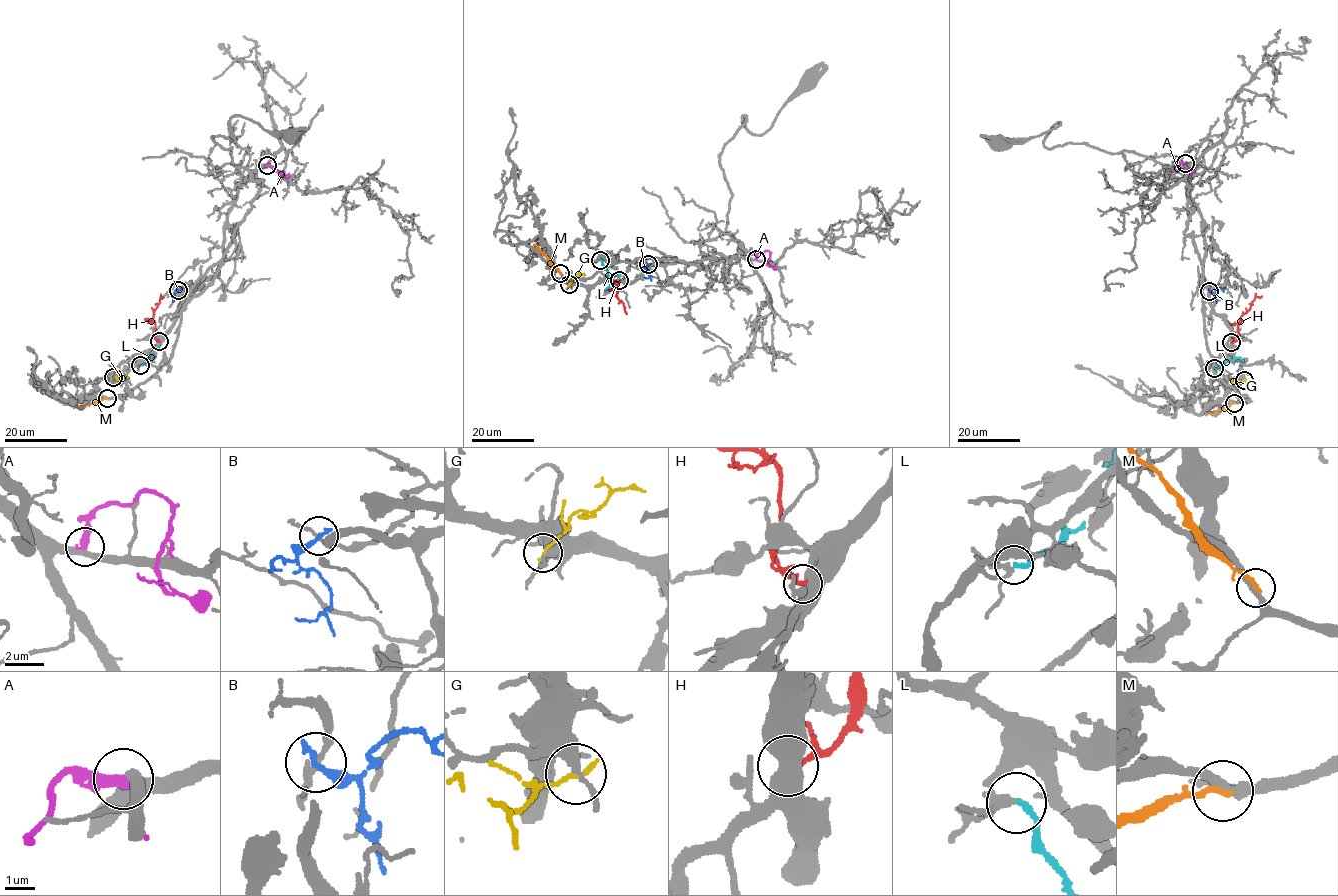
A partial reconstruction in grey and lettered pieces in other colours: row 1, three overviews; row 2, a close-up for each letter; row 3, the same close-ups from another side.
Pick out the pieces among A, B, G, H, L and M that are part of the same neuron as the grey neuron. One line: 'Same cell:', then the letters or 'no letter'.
Same cell: no letter

